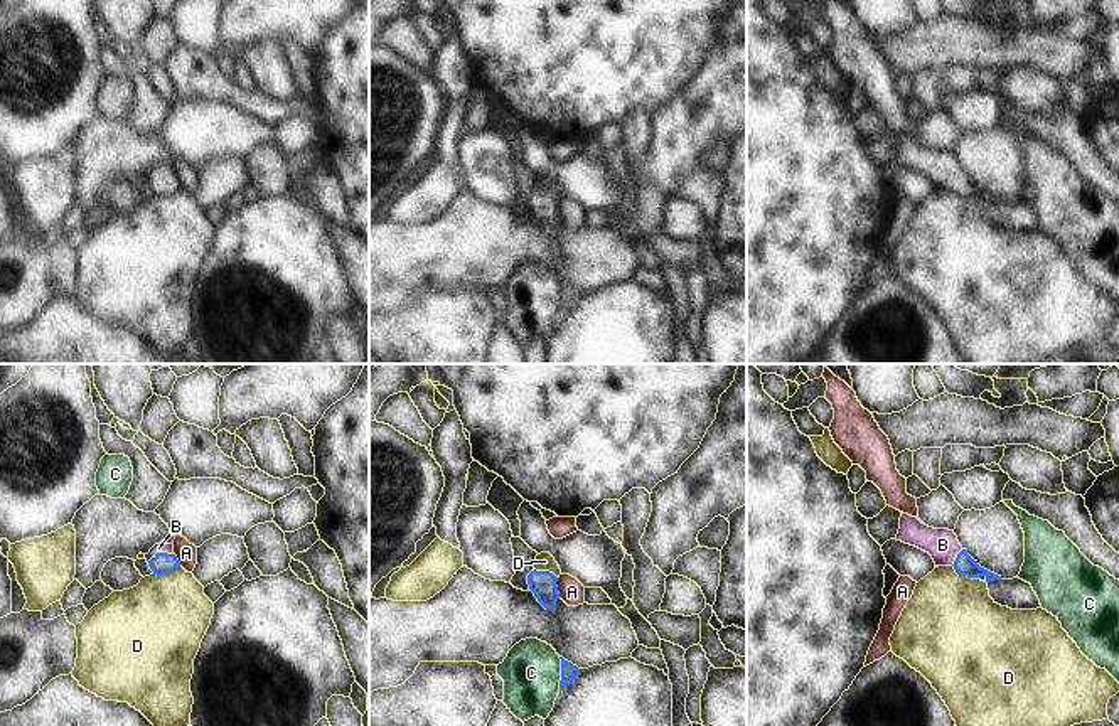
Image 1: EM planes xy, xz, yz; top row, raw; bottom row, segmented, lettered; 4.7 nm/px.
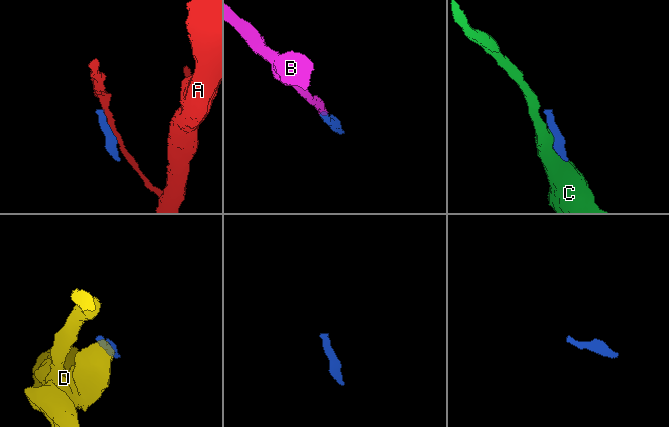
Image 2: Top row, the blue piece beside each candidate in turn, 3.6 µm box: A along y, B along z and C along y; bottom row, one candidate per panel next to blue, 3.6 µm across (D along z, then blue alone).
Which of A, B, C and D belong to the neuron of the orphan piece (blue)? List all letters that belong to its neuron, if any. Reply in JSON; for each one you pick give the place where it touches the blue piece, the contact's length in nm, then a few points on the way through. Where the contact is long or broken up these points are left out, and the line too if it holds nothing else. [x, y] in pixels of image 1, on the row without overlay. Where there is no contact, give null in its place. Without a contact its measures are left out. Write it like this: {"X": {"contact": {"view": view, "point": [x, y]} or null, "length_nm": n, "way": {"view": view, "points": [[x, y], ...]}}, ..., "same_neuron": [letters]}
{"B": {"contact": {"view": "xy", "point": [159, 176]}, "length_nm": 130, "way": {"view": "xy", "points": [[162, 186], [159, 176], [159, 170]]}}, "same_neuron": ["B"]}

